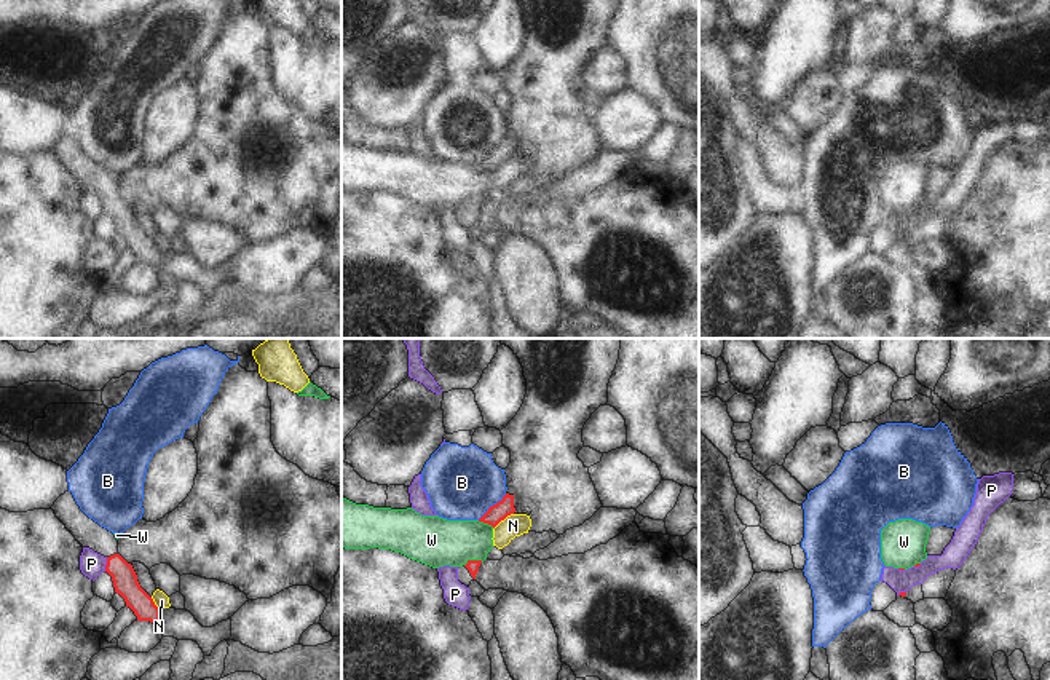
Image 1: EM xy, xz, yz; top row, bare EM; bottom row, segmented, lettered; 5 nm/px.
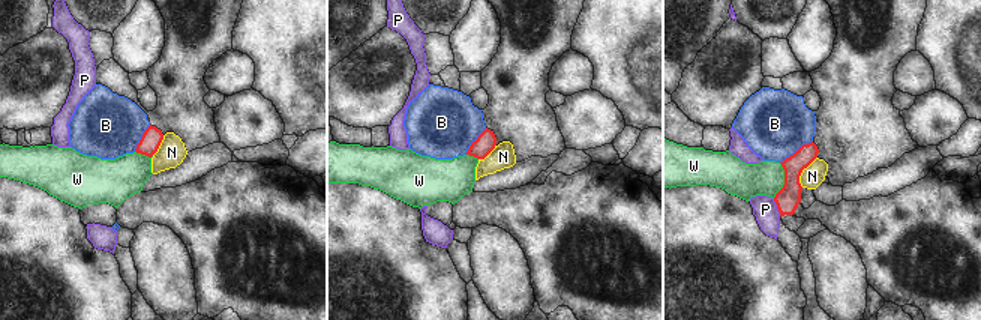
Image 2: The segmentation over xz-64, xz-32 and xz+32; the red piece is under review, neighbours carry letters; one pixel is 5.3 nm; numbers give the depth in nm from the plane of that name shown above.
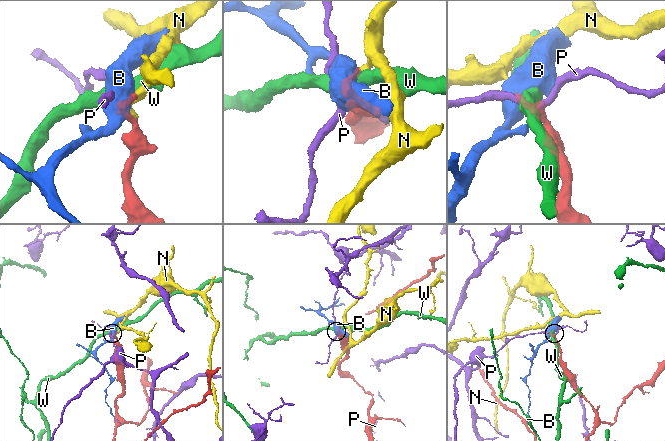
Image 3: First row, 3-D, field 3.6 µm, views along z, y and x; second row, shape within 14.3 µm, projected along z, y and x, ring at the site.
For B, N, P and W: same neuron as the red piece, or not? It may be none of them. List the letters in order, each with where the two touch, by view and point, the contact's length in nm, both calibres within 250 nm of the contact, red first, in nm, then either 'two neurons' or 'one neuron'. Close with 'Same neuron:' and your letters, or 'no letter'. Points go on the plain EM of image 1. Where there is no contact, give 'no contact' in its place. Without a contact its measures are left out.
B: xz (493, 147) | 200 nm | 90/360 nm | two neurons
N: xz (503, 162) | 130 nm | 90/110 nm | two neurons
P: xy (107, 206) | 70 nm | 130/130 nm | two neurons
W: xz (473, 203) | 100 nm | 60/260 nm | two neurons
Same neuron: no letter

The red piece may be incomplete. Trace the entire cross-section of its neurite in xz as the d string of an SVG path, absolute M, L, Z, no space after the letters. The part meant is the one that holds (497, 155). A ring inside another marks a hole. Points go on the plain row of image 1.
M506 136L501 144L488 150L479 164L488 166L495 171L501 163L514 155L514 137Z

